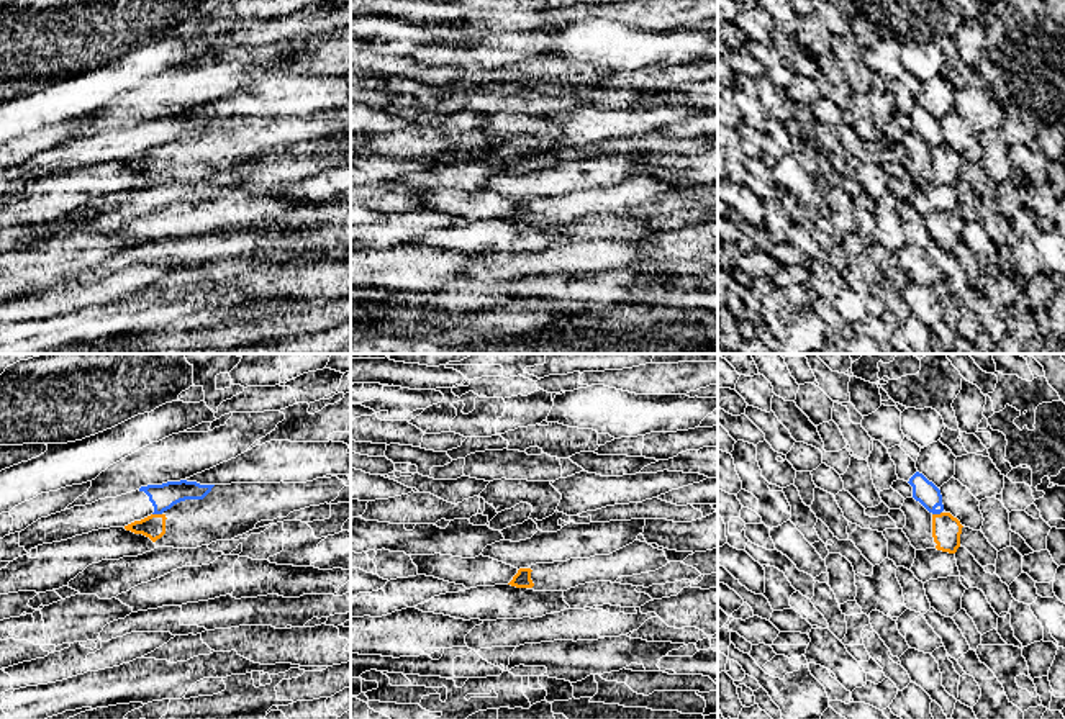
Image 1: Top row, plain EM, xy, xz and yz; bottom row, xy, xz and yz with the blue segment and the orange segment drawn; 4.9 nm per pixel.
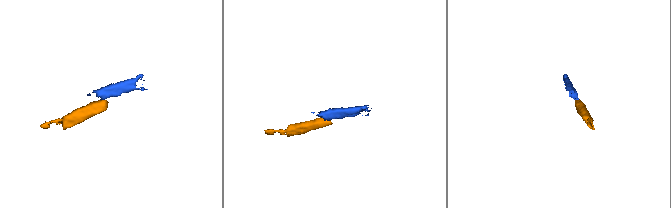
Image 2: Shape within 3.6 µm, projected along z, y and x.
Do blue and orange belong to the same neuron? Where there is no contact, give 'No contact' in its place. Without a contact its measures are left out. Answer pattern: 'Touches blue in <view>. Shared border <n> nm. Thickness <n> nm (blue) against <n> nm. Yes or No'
Touches blue in xy. Shared border 50 nm. Thickness 130 nm (blue) against 120 nm. No

